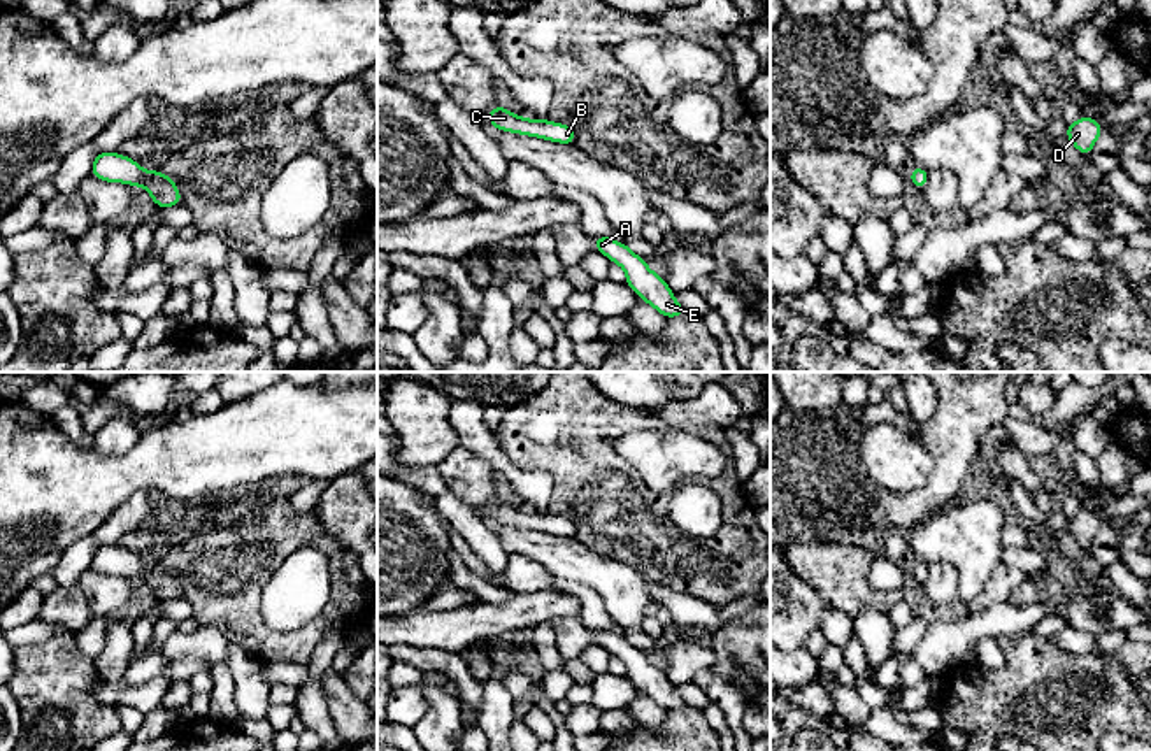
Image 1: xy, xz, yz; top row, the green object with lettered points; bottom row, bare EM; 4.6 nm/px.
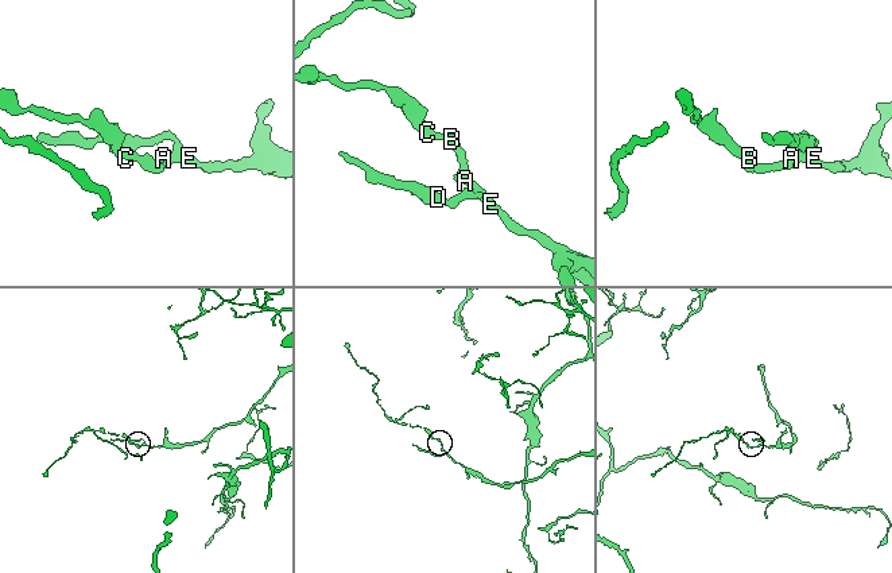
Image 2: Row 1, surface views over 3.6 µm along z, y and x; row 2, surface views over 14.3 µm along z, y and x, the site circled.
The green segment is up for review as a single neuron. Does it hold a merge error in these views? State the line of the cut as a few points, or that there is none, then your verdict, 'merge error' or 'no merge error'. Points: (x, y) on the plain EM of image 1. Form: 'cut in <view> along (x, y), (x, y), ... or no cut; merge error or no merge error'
no cut; no merge error

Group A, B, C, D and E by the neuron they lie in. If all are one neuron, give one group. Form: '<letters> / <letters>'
A B C D E

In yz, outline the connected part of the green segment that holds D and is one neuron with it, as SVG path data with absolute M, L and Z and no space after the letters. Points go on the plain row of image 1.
M1083 509L1067 519L1065 530L1076 539L1081 547L1090 547L1102 525L1104 523L1097 512Z

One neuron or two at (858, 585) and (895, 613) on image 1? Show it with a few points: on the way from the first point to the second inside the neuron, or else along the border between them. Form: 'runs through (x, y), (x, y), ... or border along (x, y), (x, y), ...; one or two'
border along (902, 599), (886, 613); two

